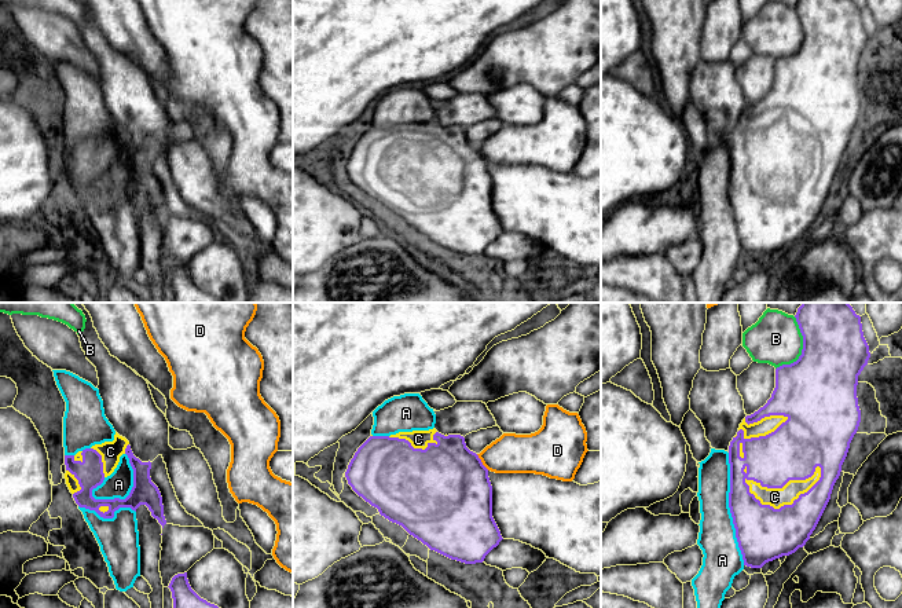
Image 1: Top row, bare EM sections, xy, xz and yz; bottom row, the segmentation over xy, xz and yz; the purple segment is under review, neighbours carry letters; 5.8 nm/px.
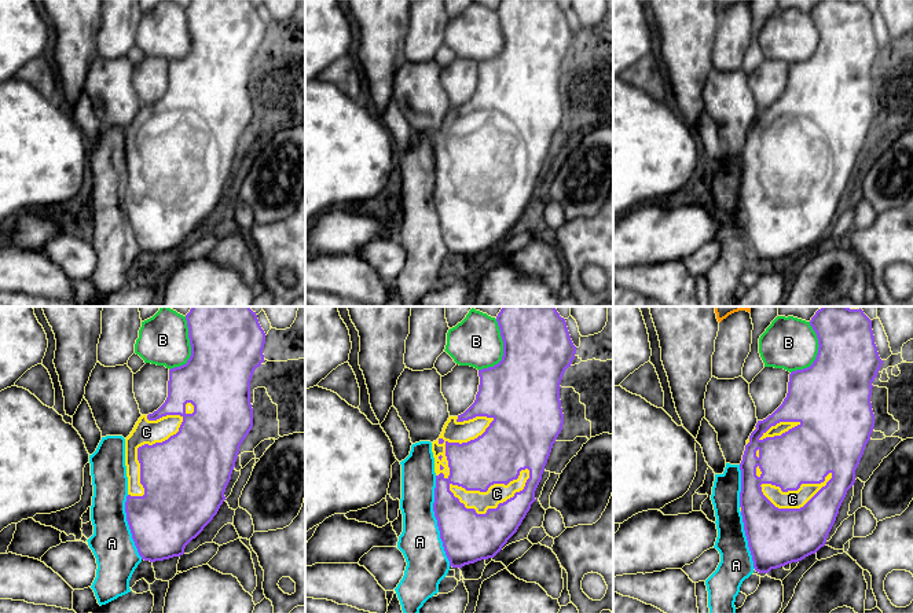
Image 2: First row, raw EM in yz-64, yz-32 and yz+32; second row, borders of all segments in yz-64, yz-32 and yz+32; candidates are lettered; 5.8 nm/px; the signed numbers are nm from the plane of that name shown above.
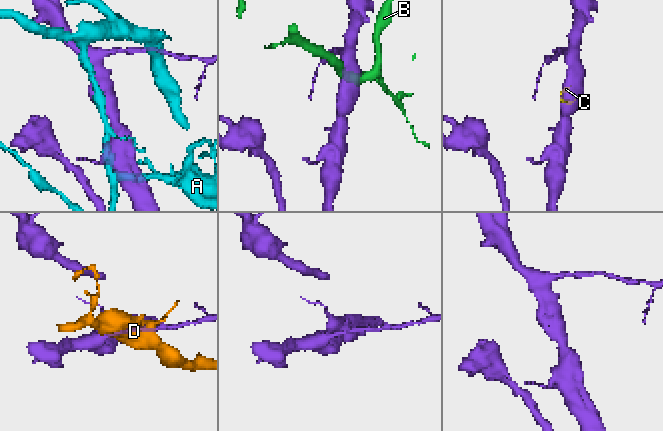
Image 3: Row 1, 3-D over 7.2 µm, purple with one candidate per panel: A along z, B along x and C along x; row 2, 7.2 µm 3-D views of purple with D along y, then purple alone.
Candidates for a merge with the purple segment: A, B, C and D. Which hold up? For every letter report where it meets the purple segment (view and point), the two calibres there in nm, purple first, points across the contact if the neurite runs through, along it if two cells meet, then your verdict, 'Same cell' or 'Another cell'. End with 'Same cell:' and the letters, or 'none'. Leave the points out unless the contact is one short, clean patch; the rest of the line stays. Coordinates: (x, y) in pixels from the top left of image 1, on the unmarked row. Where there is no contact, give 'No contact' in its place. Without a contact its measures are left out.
A: Touches purple at yz (730, 201). Thickness 320 nm (purple) against 220 nm. Another cell
B: Touches purple at yz (803, 40). Thickness 420 nm (purple) against 300 nm. Another cell
C: Touches purple at yz (784, 176). Thickness 320 nm (purple) against 110 nm. Same cell
D: Touches purple at xz (481, 154). Thickness 500 nm (purple) against 220 nm. Another cell
Same cell: C

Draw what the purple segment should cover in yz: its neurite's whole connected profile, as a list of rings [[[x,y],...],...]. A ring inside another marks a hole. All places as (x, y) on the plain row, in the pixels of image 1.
[[[798,0],[795,10],[803,28],[802,47],[796,54],[776,61],[771,89],[742,111],[729,138],[729,199],[744,257],[751,260],[762,260],[806,237],[830,191],[861,114],[858,67],[870,50],[861,8],[852,0]]]

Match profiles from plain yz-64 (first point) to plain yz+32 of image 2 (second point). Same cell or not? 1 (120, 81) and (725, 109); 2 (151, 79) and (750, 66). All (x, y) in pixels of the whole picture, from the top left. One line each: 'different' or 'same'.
1: same
2: different

